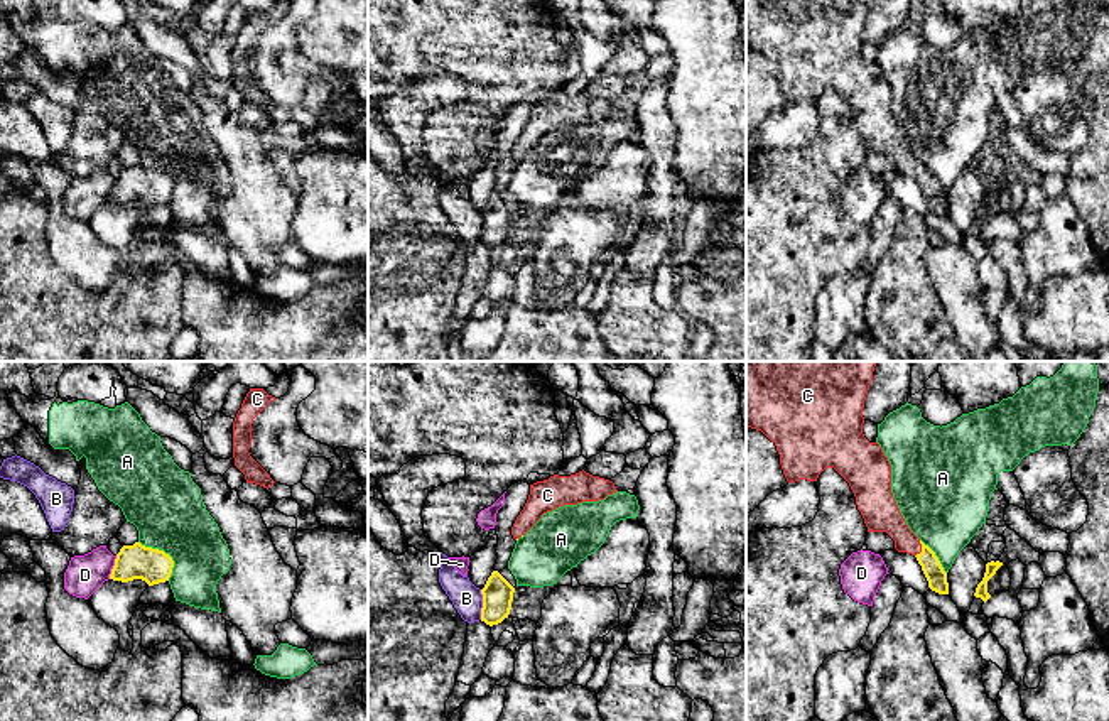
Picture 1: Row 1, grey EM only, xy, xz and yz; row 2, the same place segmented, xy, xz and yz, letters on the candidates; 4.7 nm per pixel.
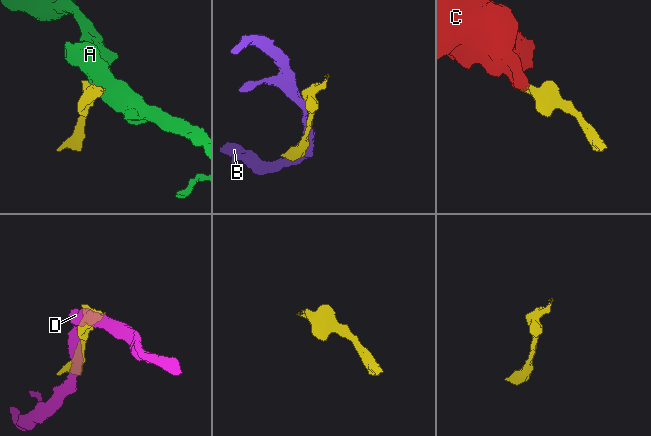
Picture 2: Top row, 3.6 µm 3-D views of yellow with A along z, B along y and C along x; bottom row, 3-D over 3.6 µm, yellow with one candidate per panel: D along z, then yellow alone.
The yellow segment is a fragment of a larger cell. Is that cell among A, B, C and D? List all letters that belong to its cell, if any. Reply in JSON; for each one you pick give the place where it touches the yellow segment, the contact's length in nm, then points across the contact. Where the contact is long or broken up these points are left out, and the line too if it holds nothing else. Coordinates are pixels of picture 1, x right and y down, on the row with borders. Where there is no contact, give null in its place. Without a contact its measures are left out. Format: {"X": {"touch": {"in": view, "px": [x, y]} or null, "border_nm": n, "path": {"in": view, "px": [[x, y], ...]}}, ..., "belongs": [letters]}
{"C": {"touch": {"in": "yz", "px": [922, 549]}, "border_nm": 80, "path": {"in": "yz", "px": [[937, 578], [922, 549], [881, 515]]}}, "belongs": ["C"]}

